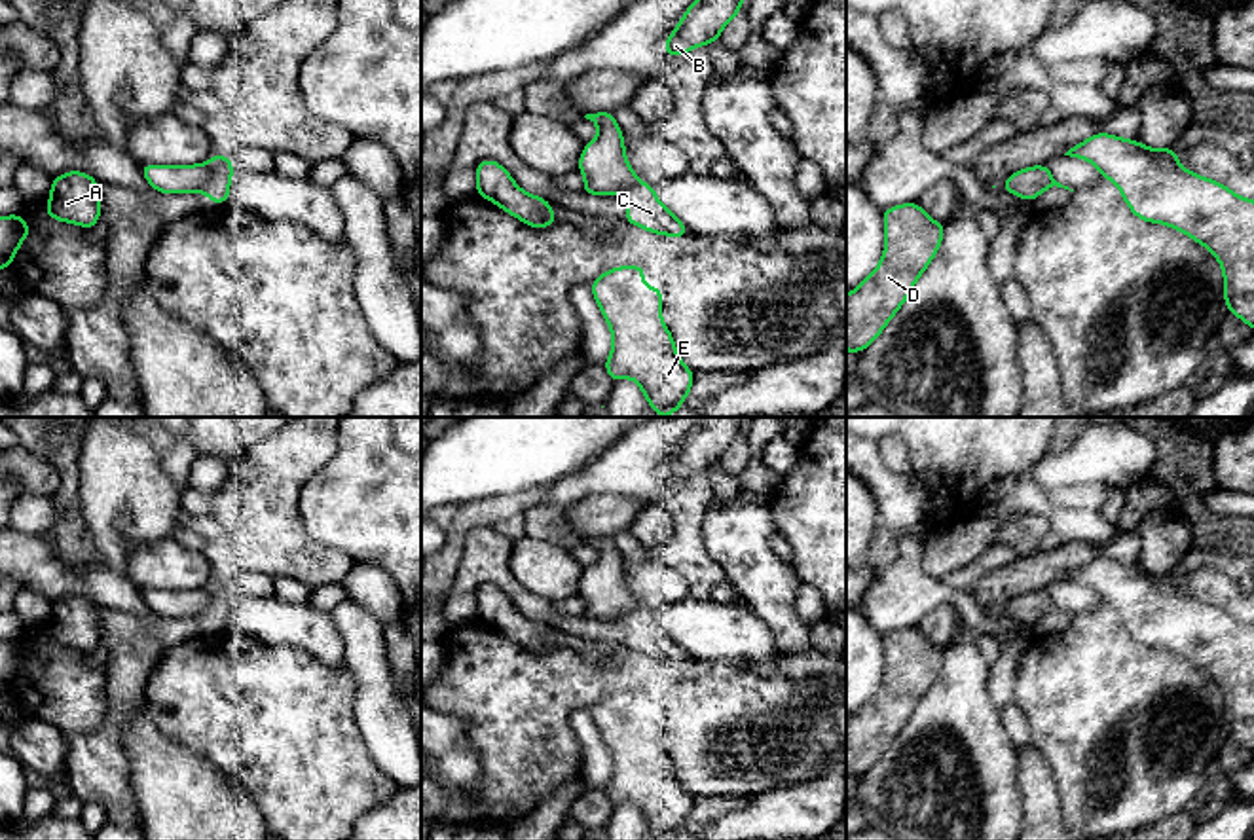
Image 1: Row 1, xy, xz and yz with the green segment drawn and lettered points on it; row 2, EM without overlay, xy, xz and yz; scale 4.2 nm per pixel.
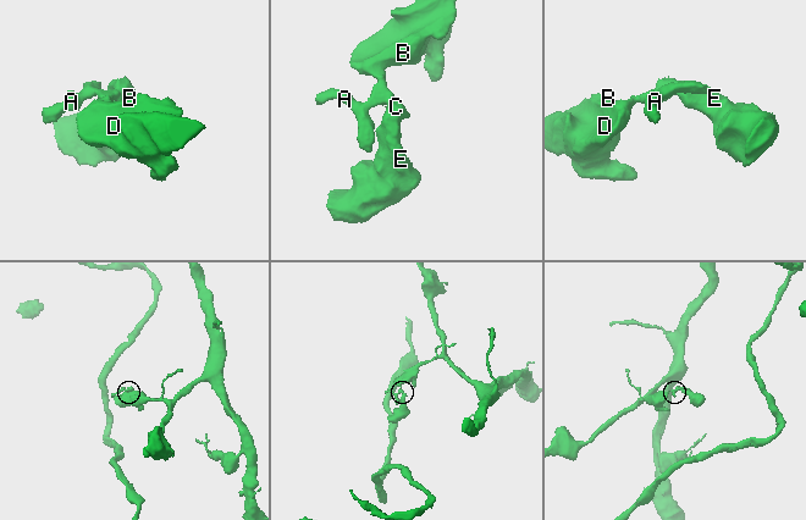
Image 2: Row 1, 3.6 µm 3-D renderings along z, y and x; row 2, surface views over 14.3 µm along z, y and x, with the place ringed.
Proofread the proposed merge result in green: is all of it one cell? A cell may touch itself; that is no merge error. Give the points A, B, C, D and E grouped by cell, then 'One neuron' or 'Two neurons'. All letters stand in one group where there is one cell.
Groups: A B D / C E. Two neurons

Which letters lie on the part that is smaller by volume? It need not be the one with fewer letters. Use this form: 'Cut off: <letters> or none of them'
Cut off: C, E

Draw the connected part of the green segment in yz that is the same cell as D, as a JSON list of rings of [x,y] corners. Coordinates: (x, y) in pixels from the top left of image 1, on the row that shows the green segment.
[[[918,203],[882,210],[886,247],[875,271],[846,296],[846,351],[867,349],[913,292],[914,283],[933,260],[945,224],[933,222]]]

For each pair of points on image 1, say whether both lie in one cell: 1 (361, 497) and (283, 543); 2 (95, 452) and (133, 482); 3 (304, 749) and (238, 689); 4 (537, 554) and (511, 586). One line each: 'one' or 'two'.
1: two
2: one
3: one
4: two

